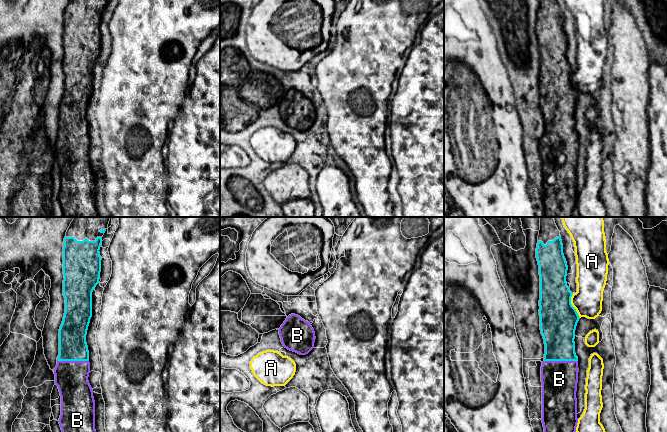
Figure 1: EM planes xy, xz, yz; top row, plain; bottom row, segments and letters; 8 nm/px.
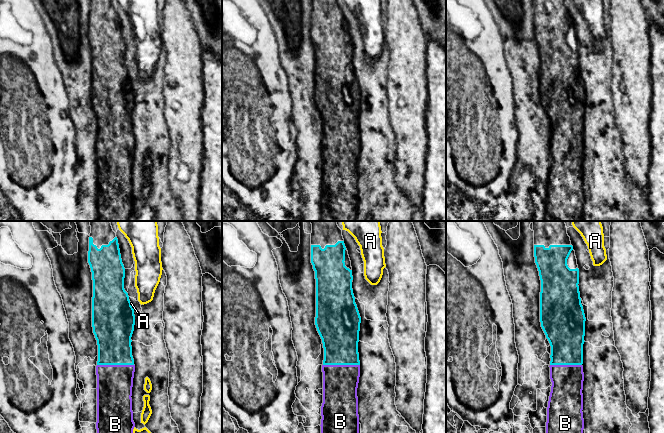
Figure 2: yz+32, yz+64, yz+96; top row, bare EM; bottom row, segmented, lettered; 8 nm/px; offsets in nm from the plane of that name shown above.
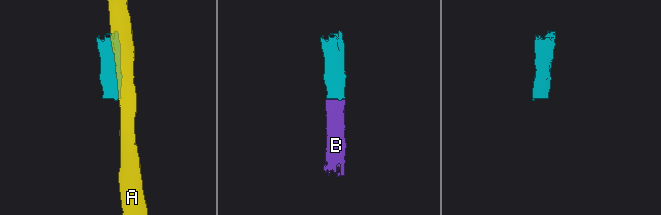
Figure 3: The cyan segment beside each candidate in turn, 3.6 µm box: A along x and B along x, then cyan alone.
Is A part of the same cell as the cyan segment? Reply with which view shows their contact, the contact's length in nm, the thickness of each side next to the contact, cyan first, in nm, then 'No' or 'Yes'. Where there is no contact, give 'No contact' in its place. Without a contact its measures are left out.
Touches cyan in yz. Shared border 220 nm. Thickness 300 nm (cyan) against 240 nm. No

